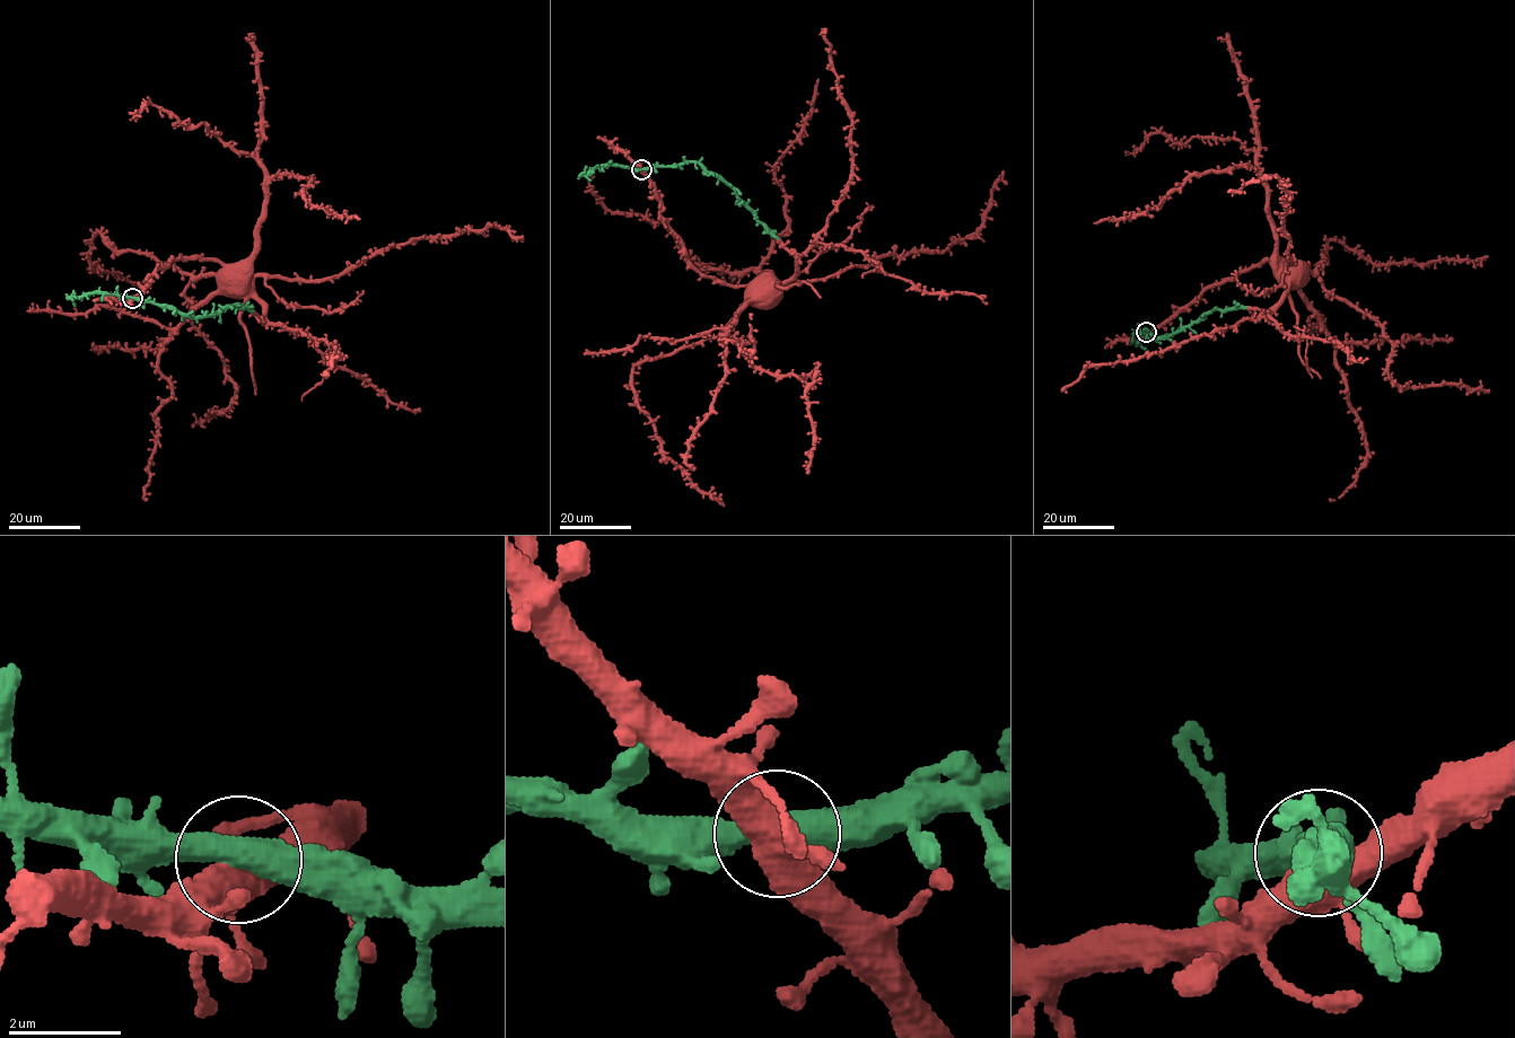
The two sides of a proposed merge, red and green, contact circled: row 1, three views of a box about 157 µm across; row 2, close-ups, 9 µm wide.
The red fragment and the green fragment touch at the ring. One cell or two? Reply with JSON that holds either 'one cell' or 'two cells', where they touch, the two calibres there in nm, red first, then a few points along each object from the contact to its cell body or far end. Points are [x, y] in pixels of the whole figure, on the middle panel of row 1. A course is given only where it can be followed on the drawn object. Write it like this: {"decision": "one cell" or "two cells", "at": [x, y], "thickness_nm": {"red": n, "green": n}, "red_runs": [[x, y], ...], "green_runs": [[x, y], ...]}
{"decision": "one cell", "at": [641, 169], "thickness_nm": {"red": 440, "green": 480}, "red_runs": [[641, 169], [658, 200], [659, 212], [690, 263], [701, 273], [745, 287], [752, 296]], "green_runs": [[641, 169], [699, 163], [730, 185], [770, 232], [779, 238]]}

